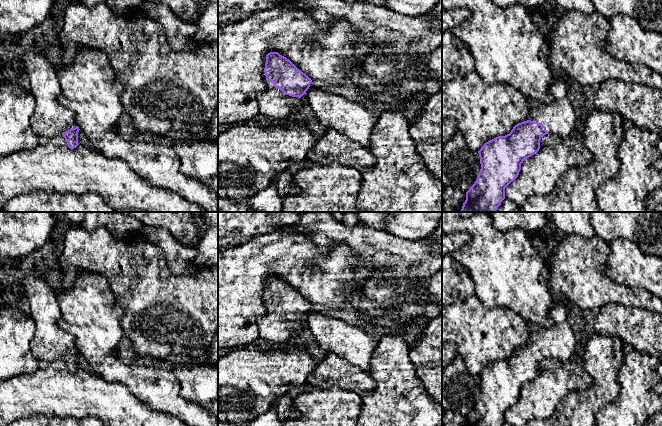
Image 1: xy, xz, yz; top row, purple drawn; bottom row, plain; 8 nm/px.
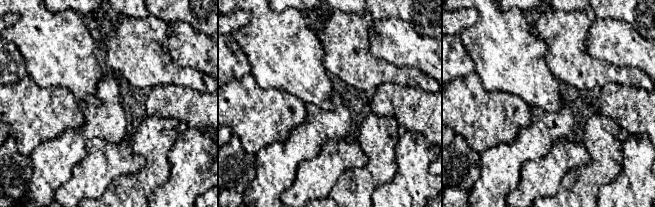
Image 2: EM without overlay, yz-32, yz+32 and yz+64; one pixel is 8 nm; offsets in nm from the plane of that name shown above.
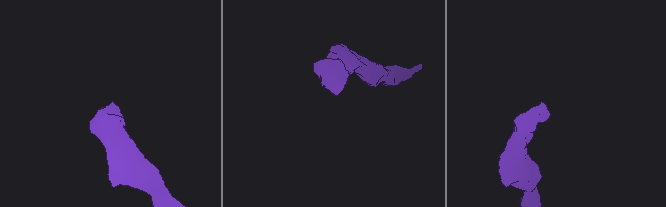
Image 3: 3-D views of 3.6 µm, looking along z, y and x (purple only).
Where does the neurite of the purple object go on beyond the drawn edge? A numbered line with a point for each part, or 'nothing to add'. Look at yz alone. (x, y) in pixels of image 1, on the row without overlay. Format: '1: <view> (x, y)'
1: yz (558, 341)

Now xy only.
1: xy (50, 342)

